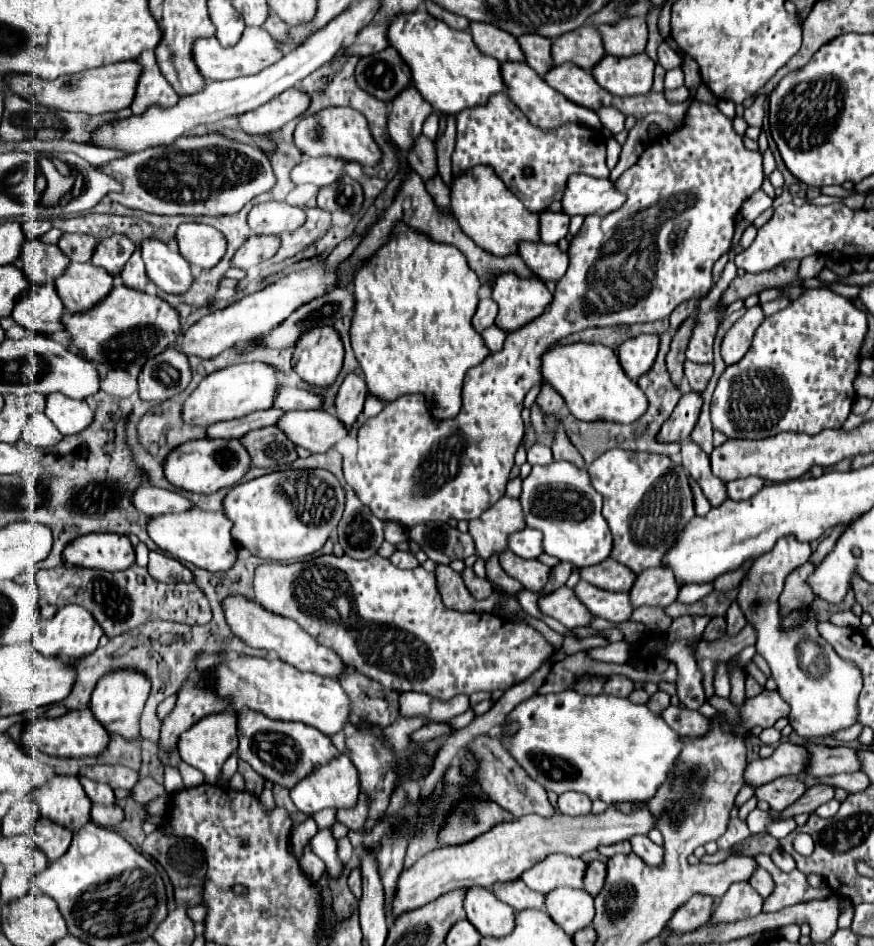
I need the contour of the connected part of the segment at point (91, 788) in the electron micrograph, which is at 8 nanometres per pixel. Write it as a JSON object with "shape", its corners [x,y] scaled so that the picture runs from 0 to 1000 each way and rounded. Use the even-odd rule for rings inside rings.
{"shape":[[[90,821],[90,826],[93,826],[93,830],[95,830],[95,834],[97,834],[97,838],[102,840],[102,845],[106,847],[106,849],[116,849],[116,851],[132,851],[132,838],[129,838],[129,834],[125,832],[125,830],[118,830],[118,828],[109,828],[109,826],[104,826],[104,823],[100,823],[100,821]]]}

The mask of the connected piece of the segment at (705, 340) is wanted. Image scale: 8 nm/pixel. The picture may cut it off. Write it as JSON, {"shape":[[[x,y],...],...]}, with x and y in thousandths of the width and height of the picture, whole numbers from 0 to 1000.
{"shape":[[[834,276],[823,293],[823,297],[816,299],[816,305],[807,312],[807,316],[800,318],[795,327],[795,344],[793,352],[788,356],[786,365],[786,379],[793,384],[816,384],[816,360],[823,348],[823,339],[827,331],[832,329],[832,322],[825,320],[825,314],[834,299],[843,293],[843,281],[839,276]]]}

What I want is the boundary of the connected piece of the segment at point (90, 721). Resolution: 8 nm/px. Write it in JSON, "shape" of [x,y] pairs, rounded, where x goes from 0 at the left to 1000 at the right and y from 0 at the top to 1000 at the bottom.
{"shape":[[[95,749],[79,752],[65,760],[42,760],[33,764],[26,773],[26,785],[33,788],[35,792],[65,800],[111,800],[122,792],[125,775],[116,764],[111,764],[104,749]]]}

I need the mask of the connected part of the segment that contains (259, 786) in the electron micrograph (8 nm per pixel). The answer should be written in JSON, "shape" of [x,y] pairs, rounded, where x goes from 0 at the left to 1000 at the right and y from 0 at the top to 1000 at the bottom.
{"shape":[[[273,804],[273,817],[276,817],[278,823],[280,823],[280,836],[287,836],[292,842],[296,842],[299,836],[301,836],[303,823],[301,823],[296,817],[292,817],[292,815],[287,813],[287,809],[280,807],[280,804]]]}

